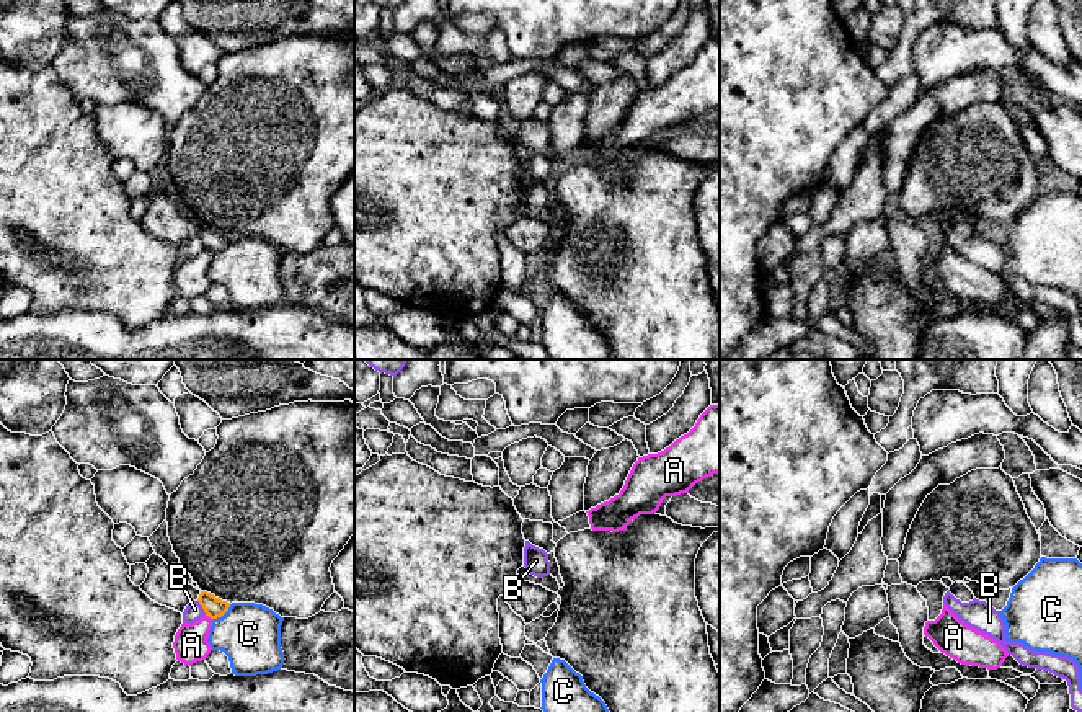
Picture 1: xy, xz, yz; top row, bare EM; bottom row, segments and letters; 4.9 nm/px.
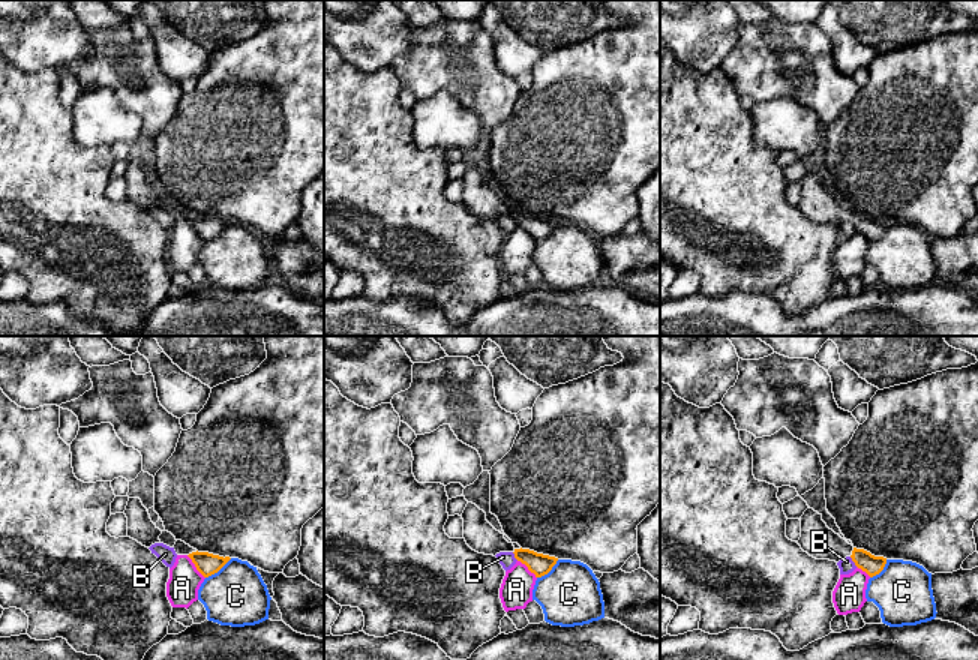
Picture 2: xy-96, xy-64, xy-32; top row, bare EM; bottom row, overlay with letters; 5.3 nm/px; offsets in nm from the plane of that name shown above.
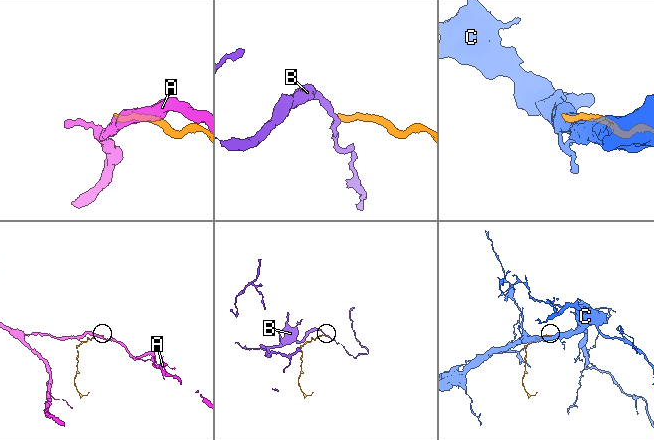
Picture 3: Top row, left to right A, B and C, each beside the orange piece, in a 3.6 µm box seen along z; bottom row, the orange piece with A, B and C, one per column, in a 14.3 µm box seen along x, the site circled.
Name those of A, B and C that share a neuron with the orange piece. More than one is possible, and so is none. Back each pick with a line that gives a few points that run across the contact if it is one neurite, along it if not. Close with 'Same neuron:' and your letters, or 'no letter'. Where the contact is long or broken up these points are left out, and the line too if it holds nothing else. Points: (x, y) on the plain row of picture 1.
Same neuron: no letter

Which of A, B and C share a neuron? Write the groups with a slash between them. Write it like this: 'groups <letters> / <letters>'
groups A / B / C

